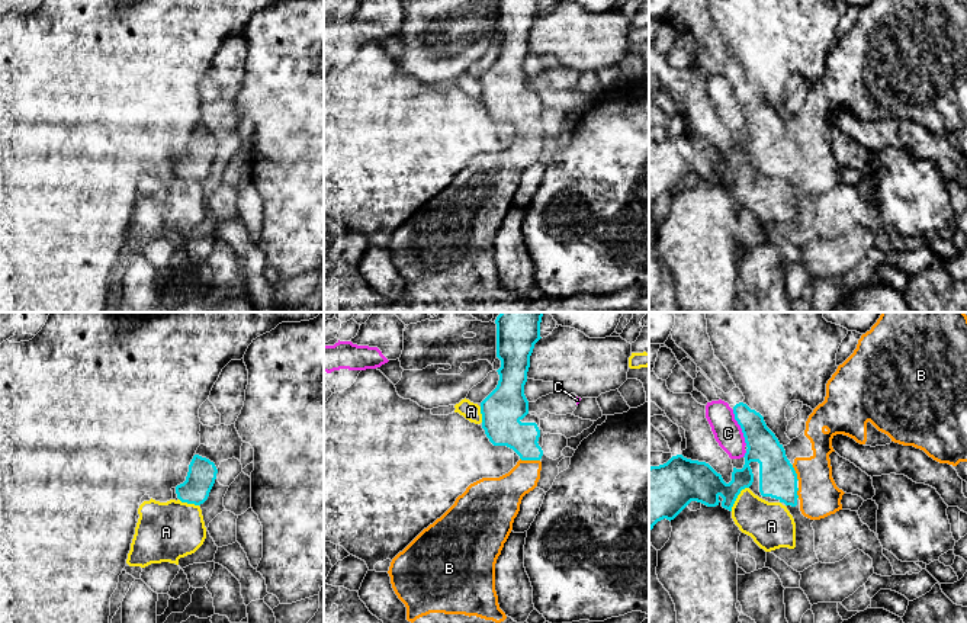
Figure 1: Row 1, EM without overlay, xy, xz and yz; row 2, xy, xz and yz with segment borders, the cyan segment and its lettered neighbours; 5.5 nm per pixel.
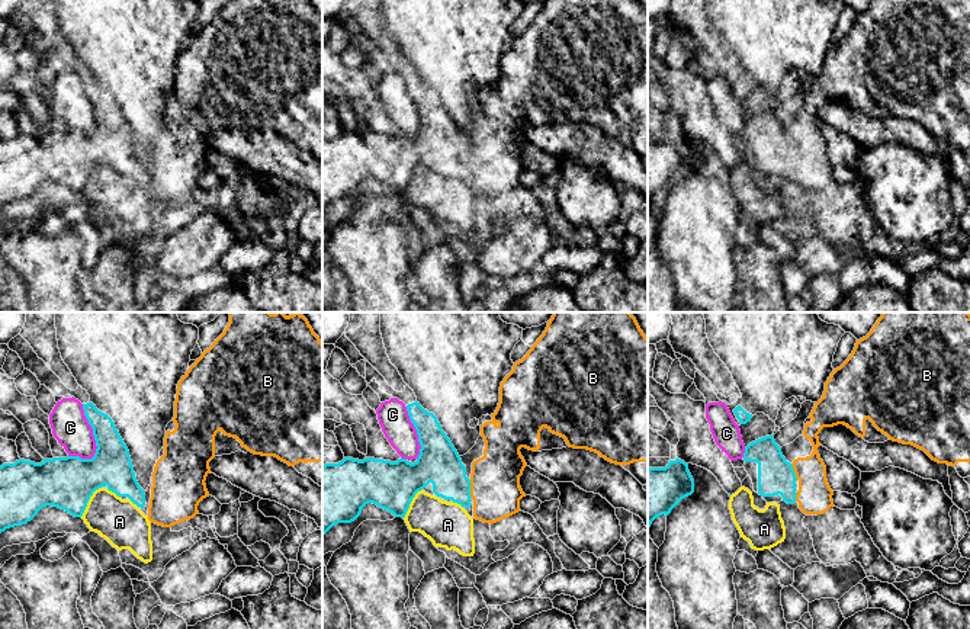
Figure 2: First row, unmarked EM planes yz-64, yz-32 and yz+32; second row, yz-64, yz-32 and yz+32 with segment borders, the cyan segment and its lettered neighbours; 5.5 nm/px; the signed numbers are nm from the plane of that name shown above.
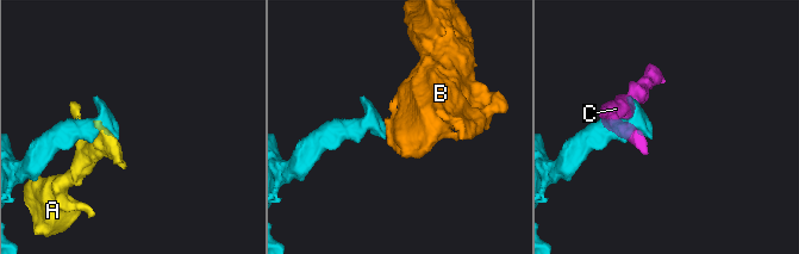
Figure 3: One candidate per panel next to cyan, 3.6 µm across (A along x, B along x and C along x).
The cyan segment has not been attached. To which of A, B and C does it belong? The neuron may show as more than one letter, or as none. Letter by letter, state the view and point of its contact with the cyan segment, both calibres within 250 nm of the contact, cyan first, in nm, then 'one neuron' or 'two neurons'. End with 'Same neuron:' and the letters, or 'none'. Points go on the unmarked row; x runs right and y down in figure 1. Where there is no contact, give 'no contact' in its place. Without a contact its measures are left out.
A: meets cyan in yz at (736, 172); 220 nm thick on the cyan side, 260 nm on the other; two neurons
B: meets cyan in xz at (530, 134); 200 nm thick on the cyan side, 200 nm on the other; one neuron
C: meets cyan in yz at (741, 102); 180 nm thick on the cyan side, 160 nm on the other; two neurons
Same neuron: B

